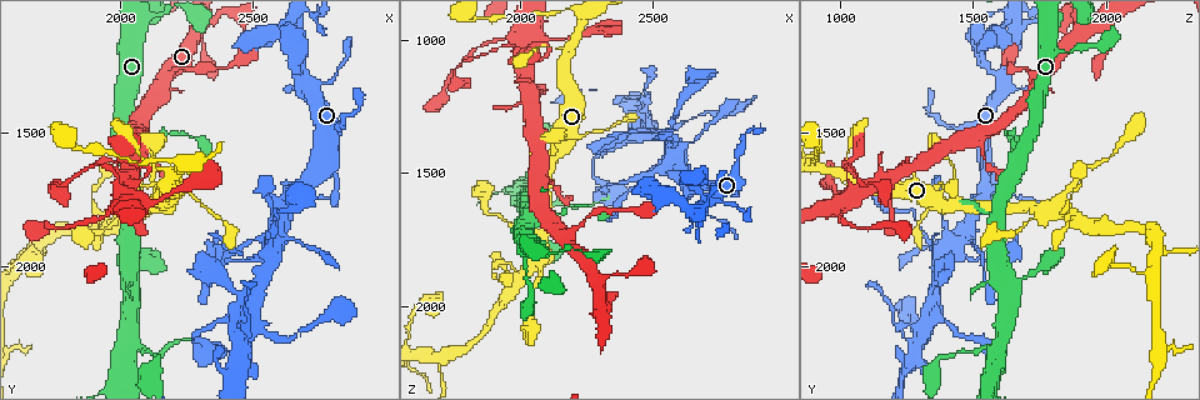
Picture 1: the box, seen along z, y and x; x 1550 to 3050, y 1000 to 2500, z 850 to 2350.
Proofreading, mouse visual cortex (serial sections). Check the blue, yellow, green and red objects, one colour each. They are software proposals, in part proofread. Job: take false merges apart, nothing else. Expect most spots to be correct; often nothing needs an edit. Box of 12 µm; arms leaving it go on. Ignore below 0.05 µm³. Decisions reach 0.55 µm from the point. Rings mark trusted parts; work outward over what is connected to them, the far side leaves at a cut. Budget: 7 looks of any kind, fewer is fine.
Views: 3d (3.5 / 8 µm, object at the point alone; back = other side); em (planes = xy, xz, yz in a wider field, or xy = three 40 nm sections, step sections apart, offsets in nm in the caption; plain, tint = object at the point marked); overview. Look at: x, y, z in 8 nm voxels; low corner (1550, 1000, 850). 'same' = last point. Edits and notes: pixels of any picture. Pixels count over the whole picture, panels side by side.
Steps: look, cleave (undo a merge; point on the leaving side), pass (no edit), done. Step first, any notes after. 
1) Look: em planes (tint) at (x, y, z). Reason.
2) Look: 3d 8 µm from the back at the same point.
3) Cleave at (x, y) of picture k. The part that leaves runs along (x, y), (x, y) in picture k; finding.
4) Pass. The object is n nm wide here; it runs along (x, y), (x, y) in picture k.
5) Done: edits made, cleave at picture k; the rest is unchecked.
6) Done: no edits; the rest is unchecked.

Look: 3d 3.5 µm at (2060, 1560, 1680). Thin arm on a thick one.

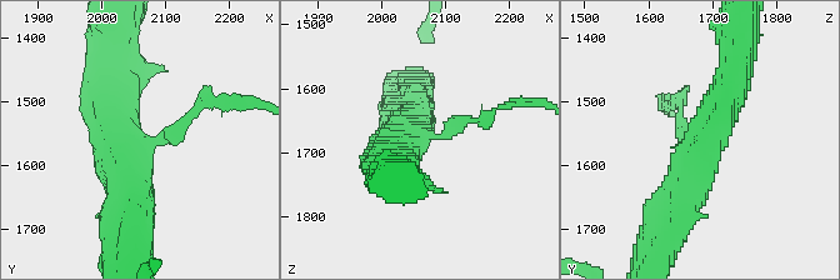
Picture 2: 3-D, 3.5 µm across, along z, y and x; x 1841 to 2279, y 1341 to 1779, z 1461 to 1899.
Look: em planes (tint) at (2065, 1565, 1675). 3 arms meet here; the arms are 200, 500, 500 nm wide.

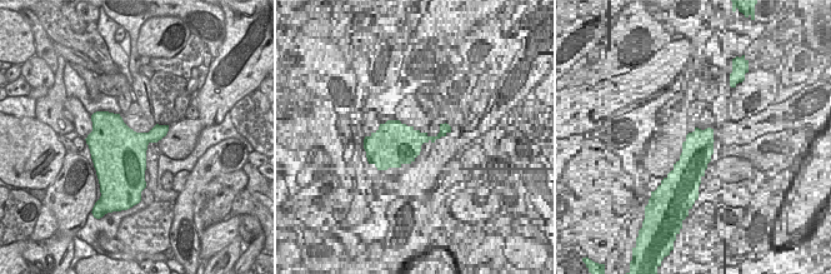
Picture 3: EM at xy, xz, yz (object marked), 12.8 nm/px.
Pass. It runs along (733, 79), (666, 225) in picture 2; all the same cell.

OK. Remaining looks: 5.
Look: 3d 3.5 µm at (1980, 1660, 1030). Calibre changes.

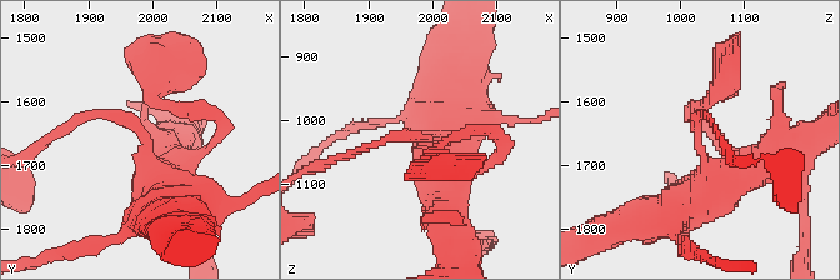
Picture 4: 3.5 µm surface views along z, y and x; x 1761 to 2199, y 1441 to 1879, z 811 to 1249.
Pass. It runs along (740, 173), (714, 123) in picture 4; one cell here.

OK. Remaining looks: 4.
Look: 3d 3.5 µm at (2600, 1860, 1470).

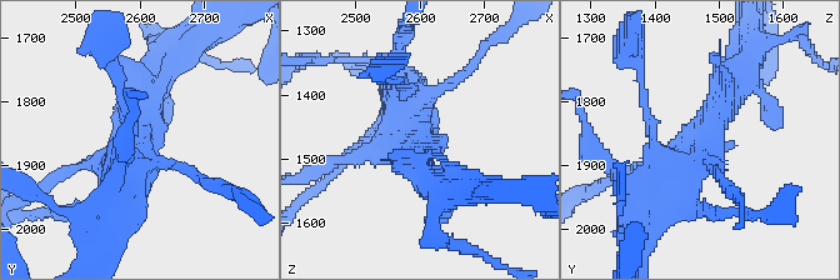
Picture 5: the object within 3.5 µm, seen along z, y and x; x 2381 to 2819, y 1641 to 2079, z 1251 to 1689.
Look: em xy step 3 (tint) at (2605, 1845, 1480). 3 arms meet here; the arms are 250, 350, 600 nm wide.

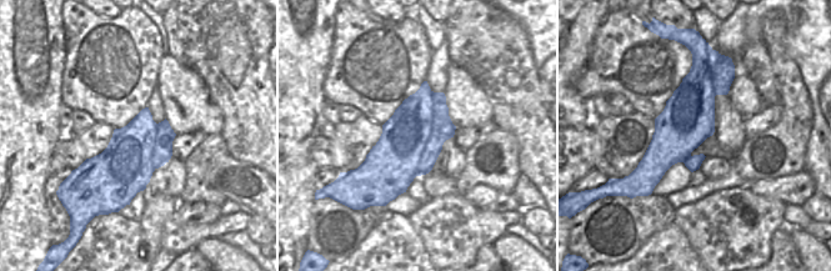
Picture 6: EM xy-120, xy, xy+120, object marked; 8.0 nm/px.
Pass. It runs along (746, 64), (724, 109), (653, 198) in picture 5; all the same cell.

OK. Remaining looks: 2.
Done: no edits; the rest is unchecked.

